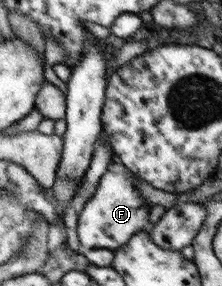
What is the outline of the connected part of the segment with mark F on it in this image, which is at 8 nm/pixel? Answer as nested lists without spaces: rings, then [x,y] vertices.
[[[116,159],[101,176],[93,197],[84,204],[84,208],[79,213],[78,239],[82,250],[118,249],[130,237],[144,232],[150,227],[149,211],[152,204],[149,204],[134,186],[134,178],[133,172]]]

